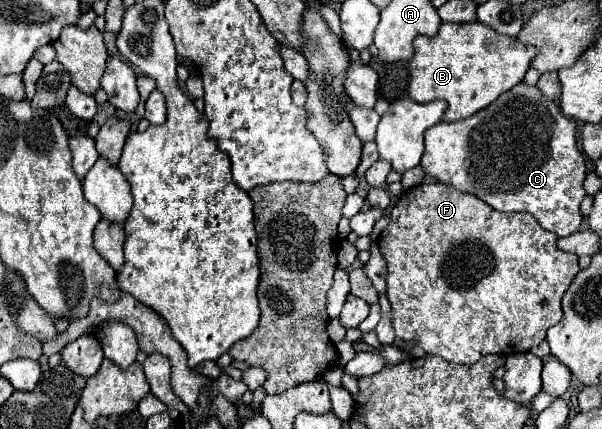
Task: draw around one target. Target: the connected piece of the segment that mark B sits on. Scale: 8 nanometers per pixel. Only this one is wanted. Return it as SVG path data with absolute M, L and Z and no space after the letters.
M441 24L437 36L415 38L415 54L409 64L409 96L419 104L445 100L449 108L443 120L457 122L487 108L503 92L523 82L535 58L537 50L531 44L497 34L485 24Z

